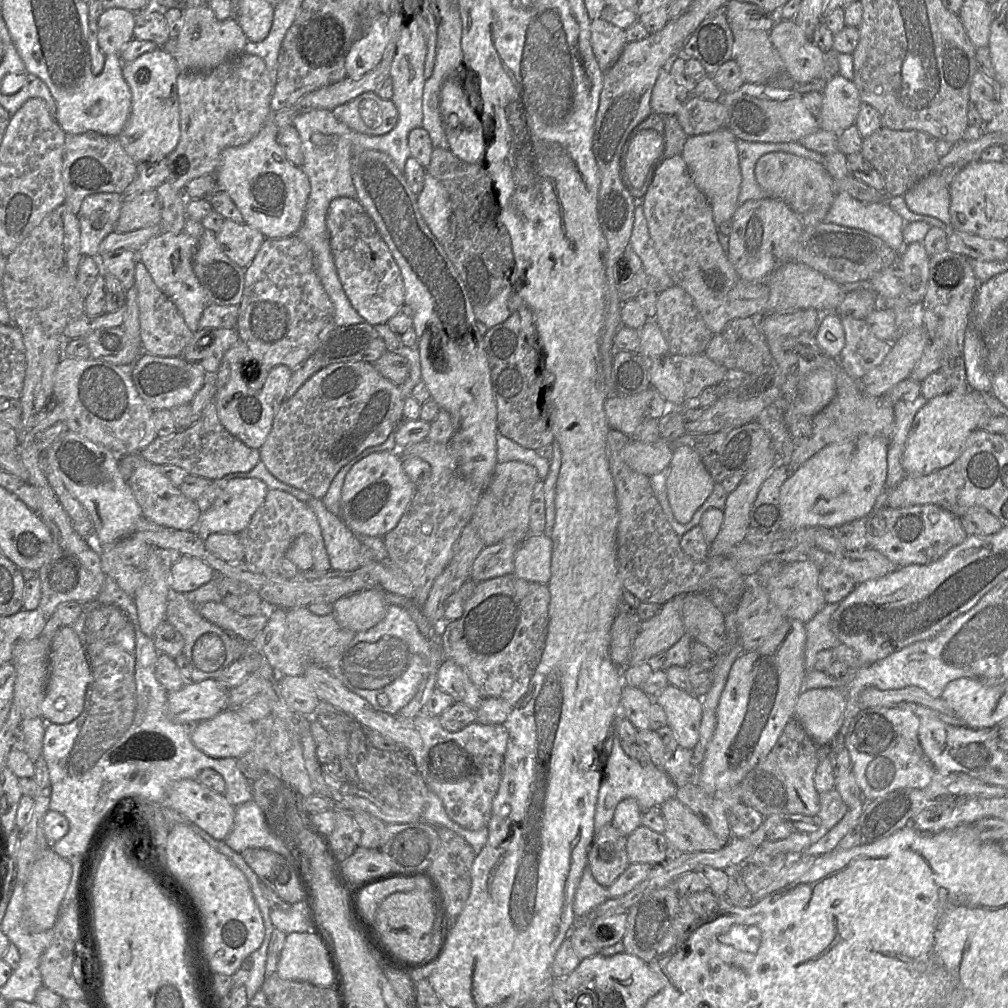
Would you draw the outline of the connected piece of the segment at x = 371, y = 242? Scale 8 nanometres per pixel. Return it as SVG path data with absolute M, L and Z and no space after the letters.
M337 197L329 204L326 225L337 274L351 305L372 326L387 322L404 304L404 284L373 220L357 198Z

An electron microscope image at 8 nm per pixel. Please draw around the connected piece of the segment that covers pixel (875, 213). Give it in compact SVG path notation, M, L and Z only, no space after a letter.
M837 191L824 221L862 229L881 238L899 253L904 249L903 228L907 222L888 205L887 201L864 203L847 192Z

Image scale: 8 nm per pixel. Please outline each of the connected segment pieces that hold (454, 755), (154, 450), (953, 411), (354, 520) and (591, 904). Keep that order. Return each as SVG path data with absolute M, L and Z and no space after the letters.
M309 664L304 676L319 700L330 703L356 721L351 726L348 744L348 757L354 766L368 747L366 730L376 731L394 740L412 758L429 790L441 799L451 820L472 831L487 827L502 778L509 738L504 724L474 722L460 731L450 732L442 727L438 716L428 712L403 719L377 711L369 702L344 686L327 666Z
M214 398L205 406L200 419L185 430L178 430L172 436L157 436L141 455L155 465L175 465L188 474L213 480L220 480L230 473L249 472L260 461L258 449L246 446L231 435L221 424Z
M969 389L964 394L947 391L929 400L915 416L902 456L906 476L923 476L952 464L964 450L969 435L978 429L985 412L983 394Z
M375 452L347 473L341 491L340 519L355 534L382 537L400 521L417 489L402 468L397 452Z
M588 864L586 865L580 884L576 890L573 902L573 911L576 920L585 921L597 906L609 899L607 888L596 882Z

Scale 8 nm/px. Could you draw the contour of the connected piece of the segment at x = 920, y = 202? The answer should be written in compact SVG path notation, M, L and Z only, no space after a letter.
M939 171L924 177L902 197L913 212L937 218L950 225L950 186Z

